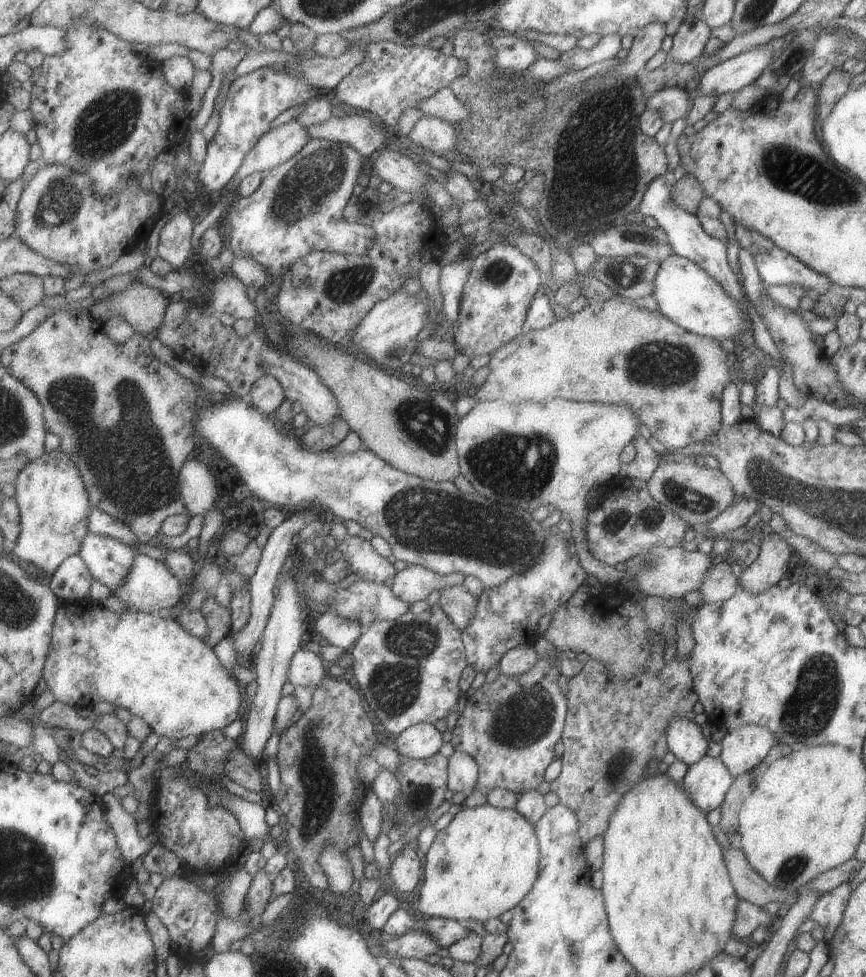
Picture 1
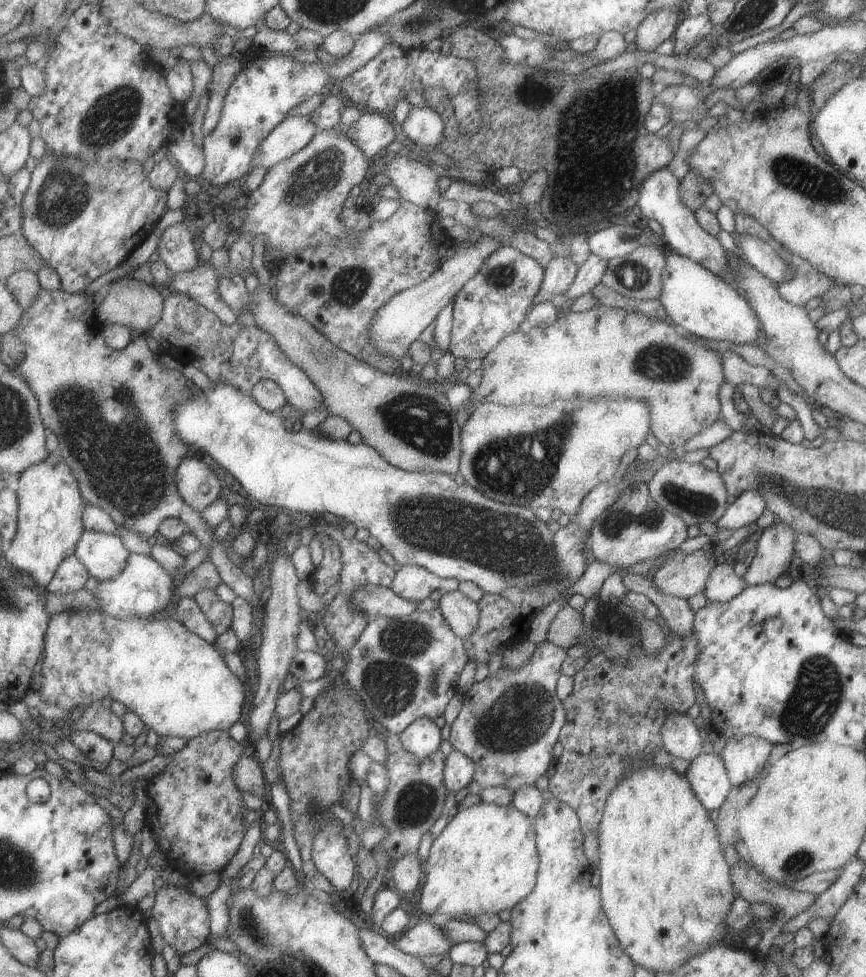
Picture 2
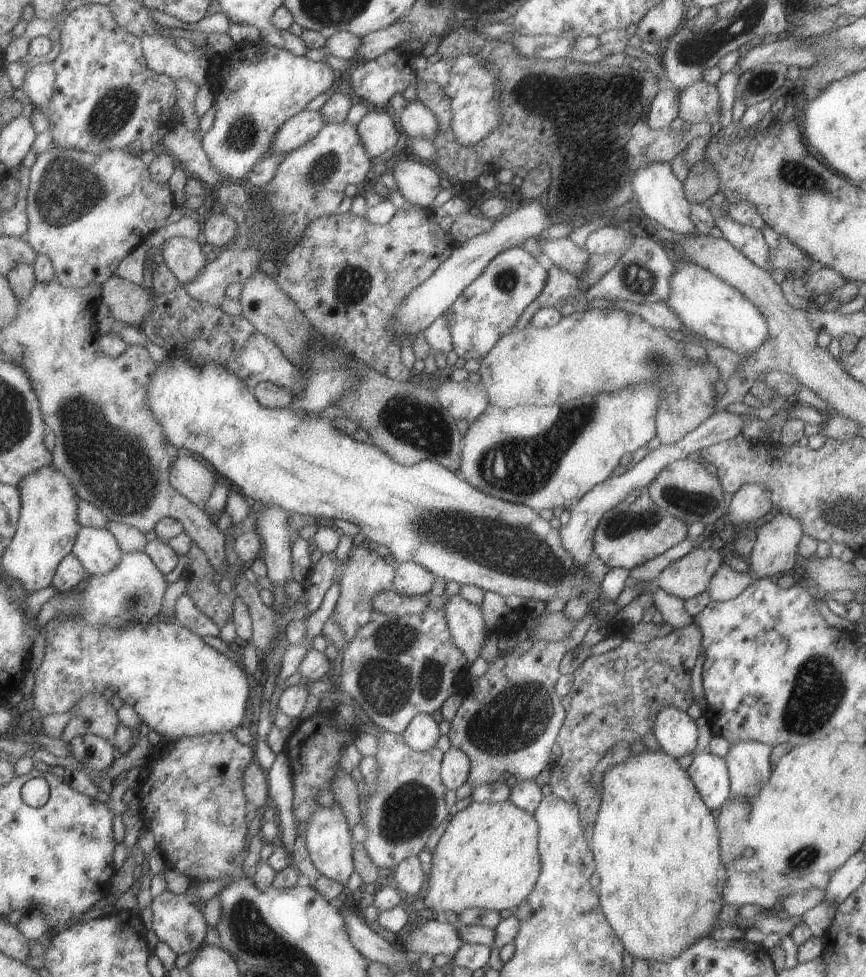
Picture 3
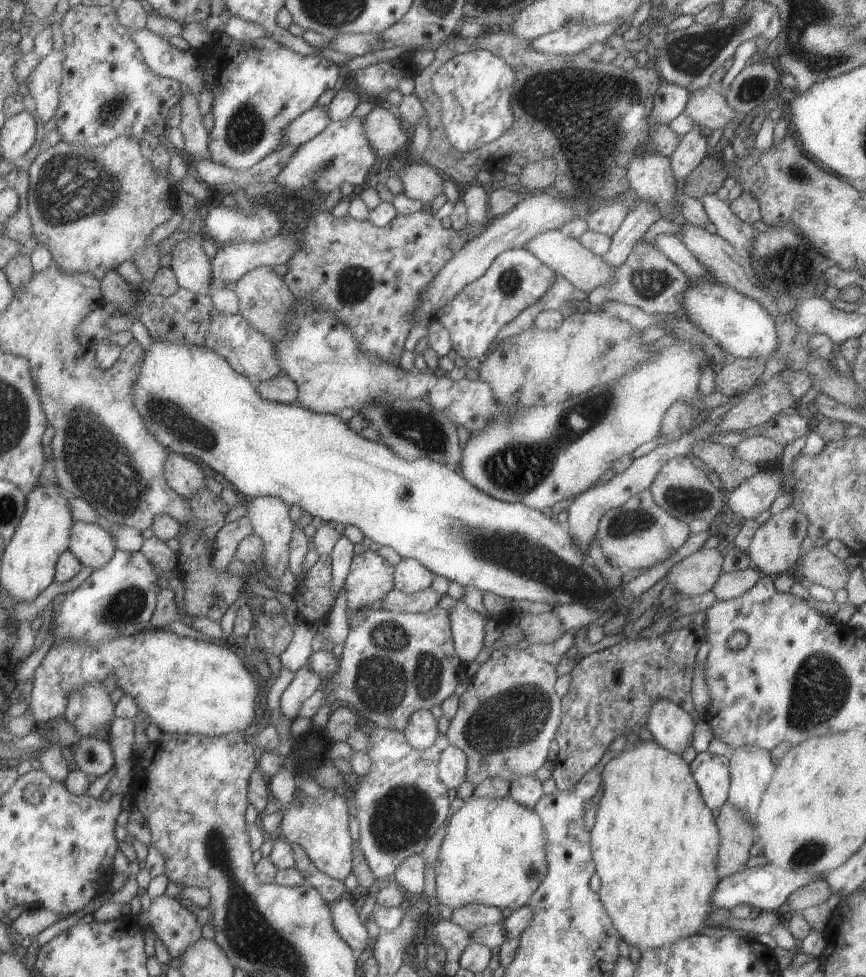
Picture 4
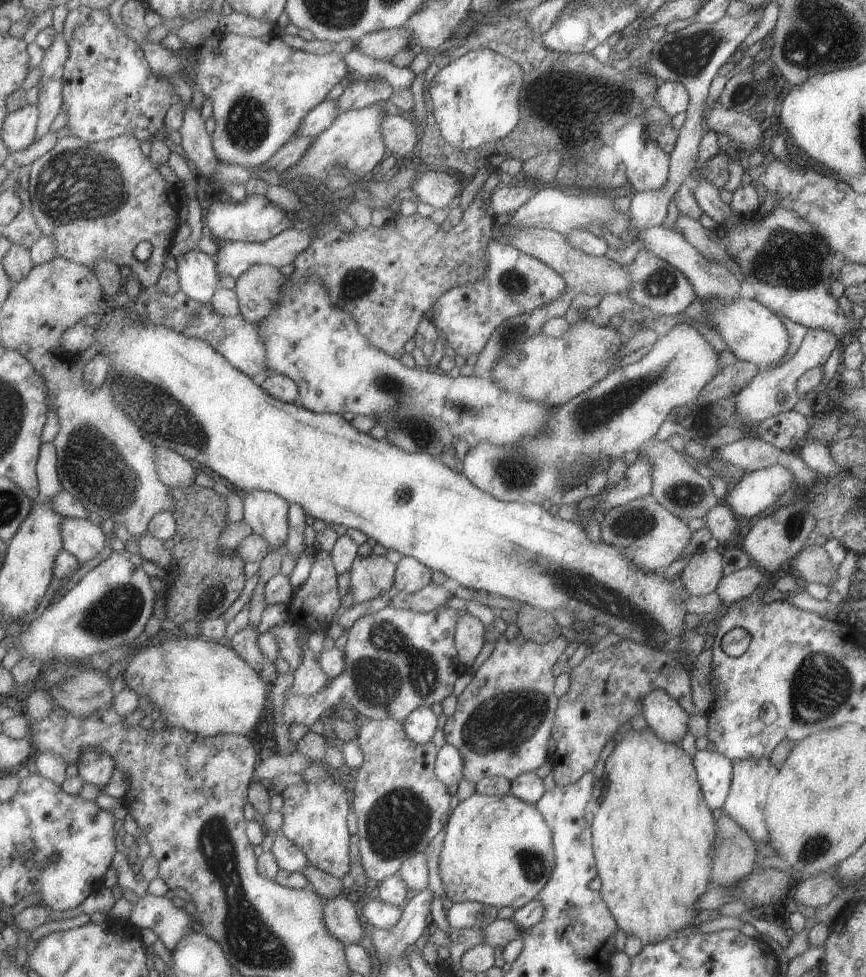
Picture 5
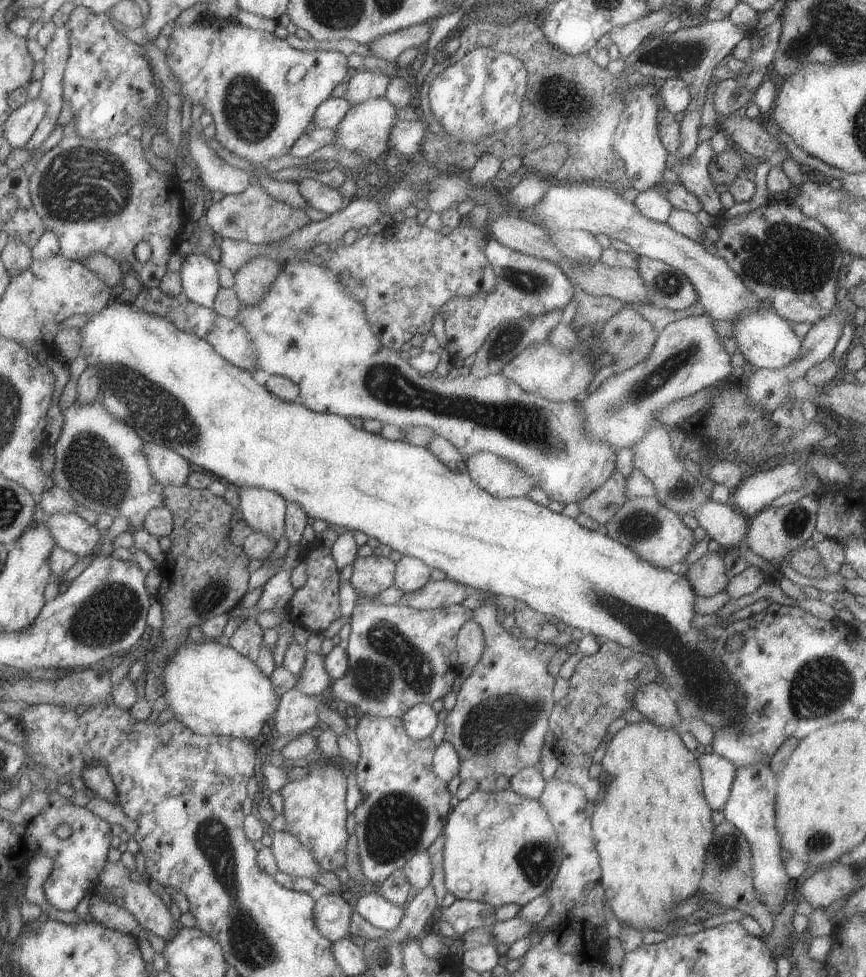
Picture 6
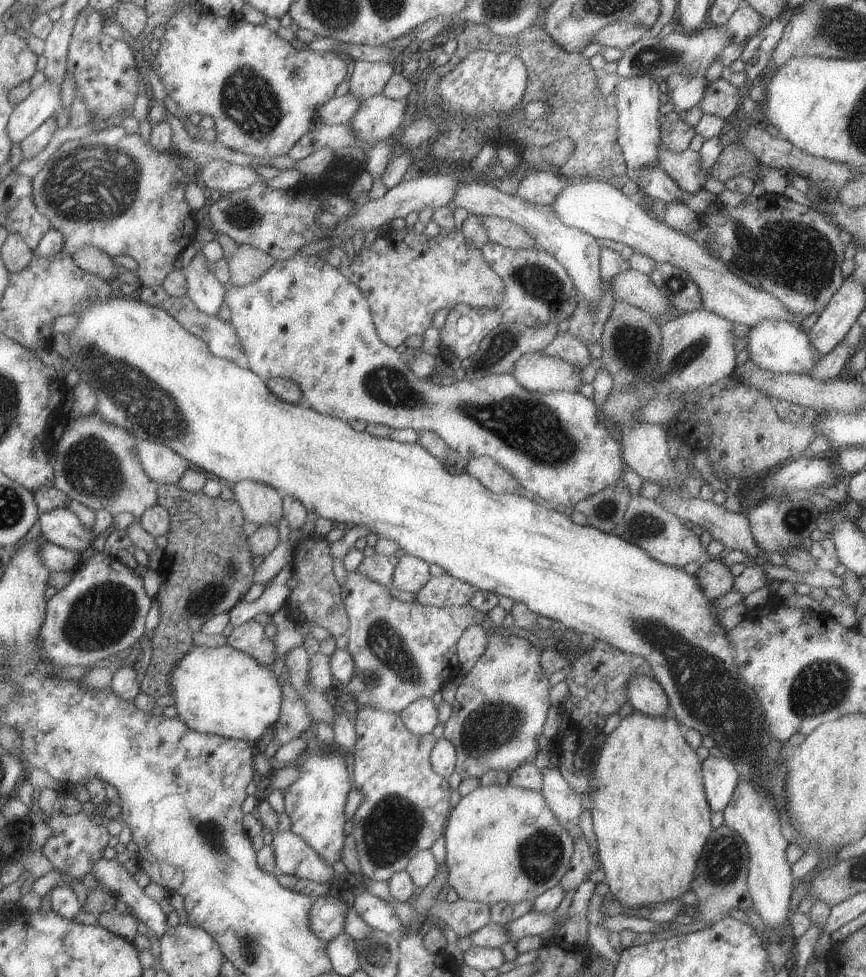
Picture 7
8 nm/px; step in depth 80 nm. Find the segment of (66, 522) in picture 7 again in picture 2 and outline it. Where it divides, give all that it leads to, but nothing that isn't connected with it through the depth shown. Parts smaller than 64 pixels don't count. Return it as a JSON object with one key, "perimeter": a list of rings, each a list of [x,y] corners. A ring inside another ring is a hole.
{"perimeter":[[[86,530],[76,555],[85,563],[91,576],[99,581],[108,581],[128,567],[132,552],[119,535]]]}

